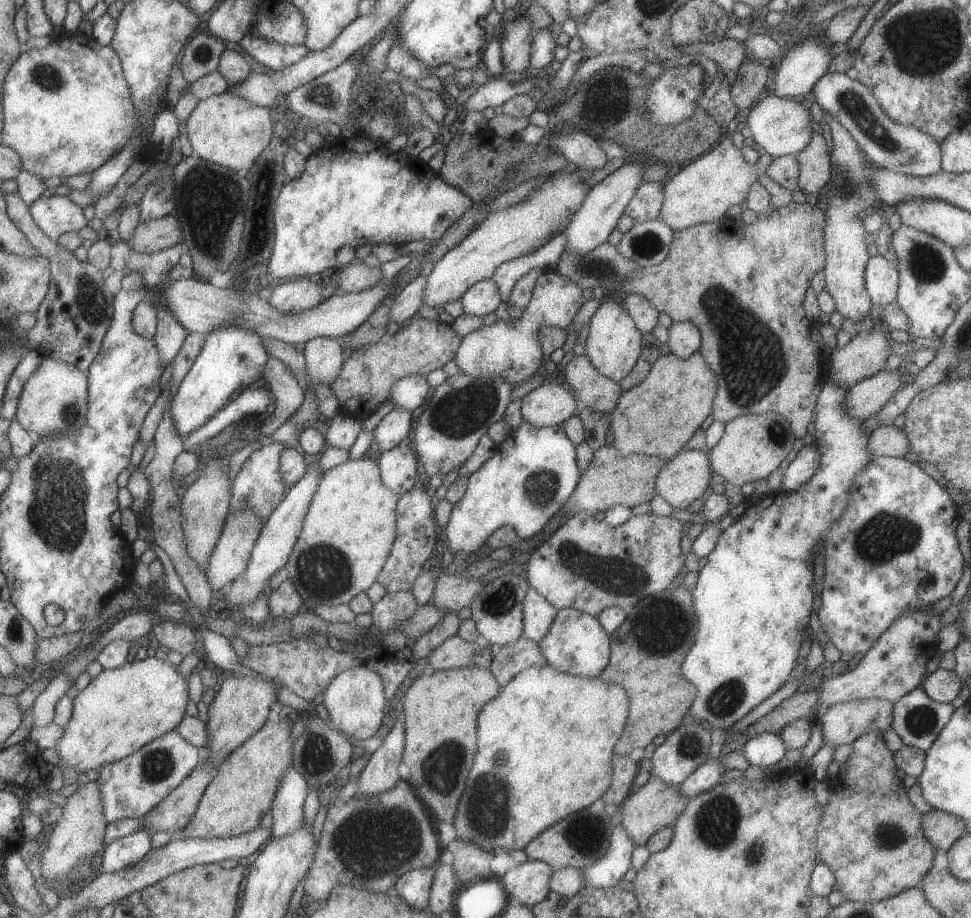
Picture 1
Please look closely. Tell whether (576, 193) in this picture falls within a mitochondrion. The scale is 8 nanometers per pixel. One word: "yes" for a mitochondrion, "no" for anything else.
no

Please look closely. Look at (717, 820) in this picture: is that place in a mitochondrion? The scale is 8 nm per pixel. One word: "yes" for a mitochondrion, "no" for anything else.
yes

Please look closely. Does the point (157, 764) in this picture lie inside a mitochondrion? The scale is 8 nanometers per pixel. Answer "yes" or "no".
yes

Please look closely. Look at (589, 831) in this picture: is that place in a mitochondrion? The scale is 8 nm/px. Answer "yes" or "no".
yes

